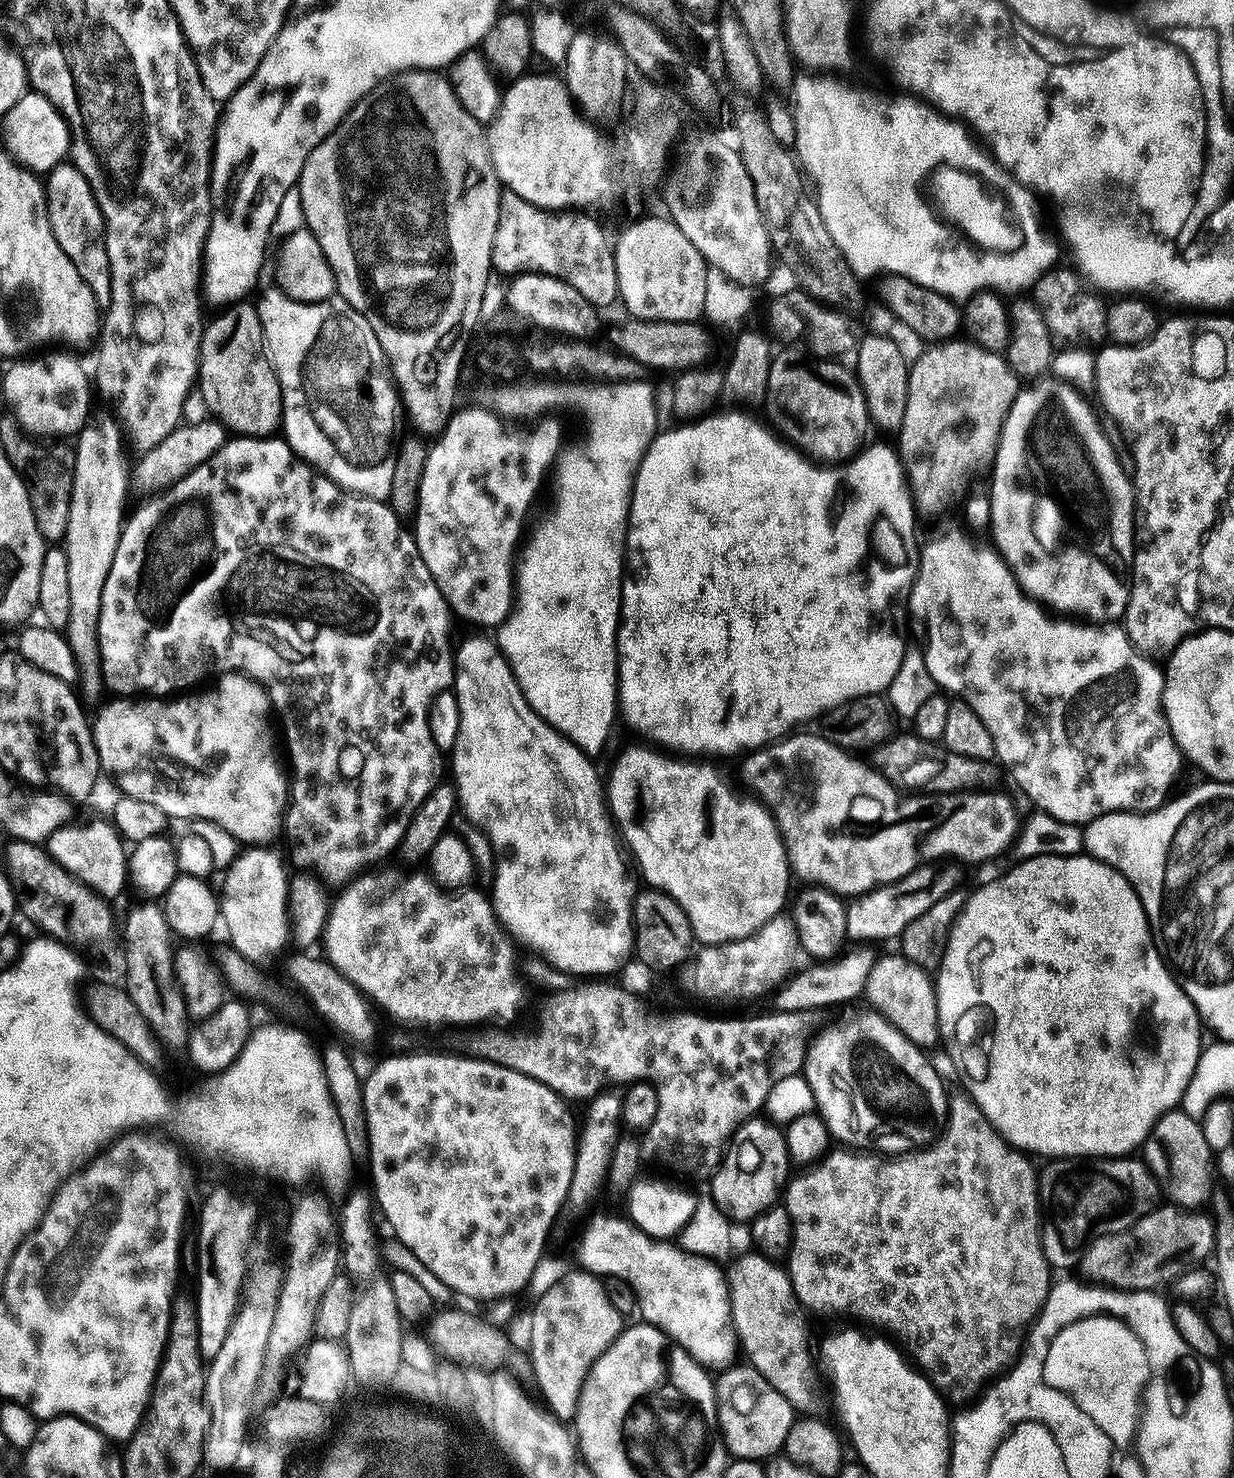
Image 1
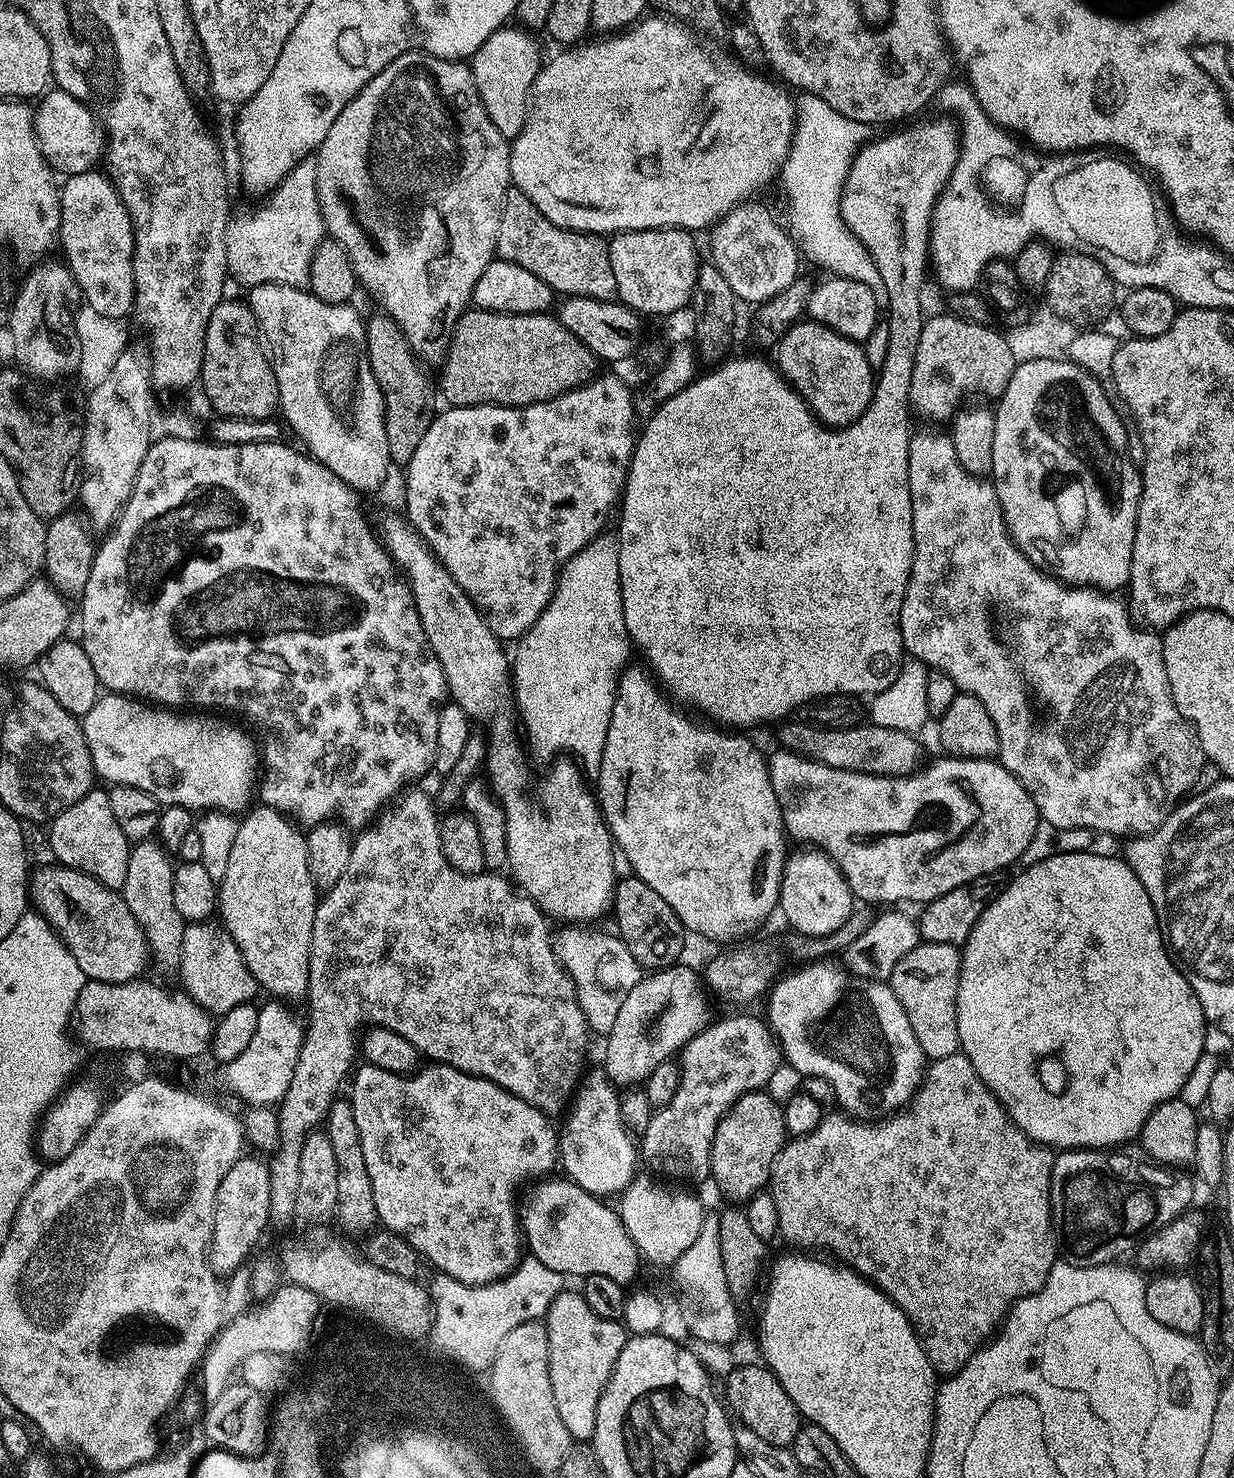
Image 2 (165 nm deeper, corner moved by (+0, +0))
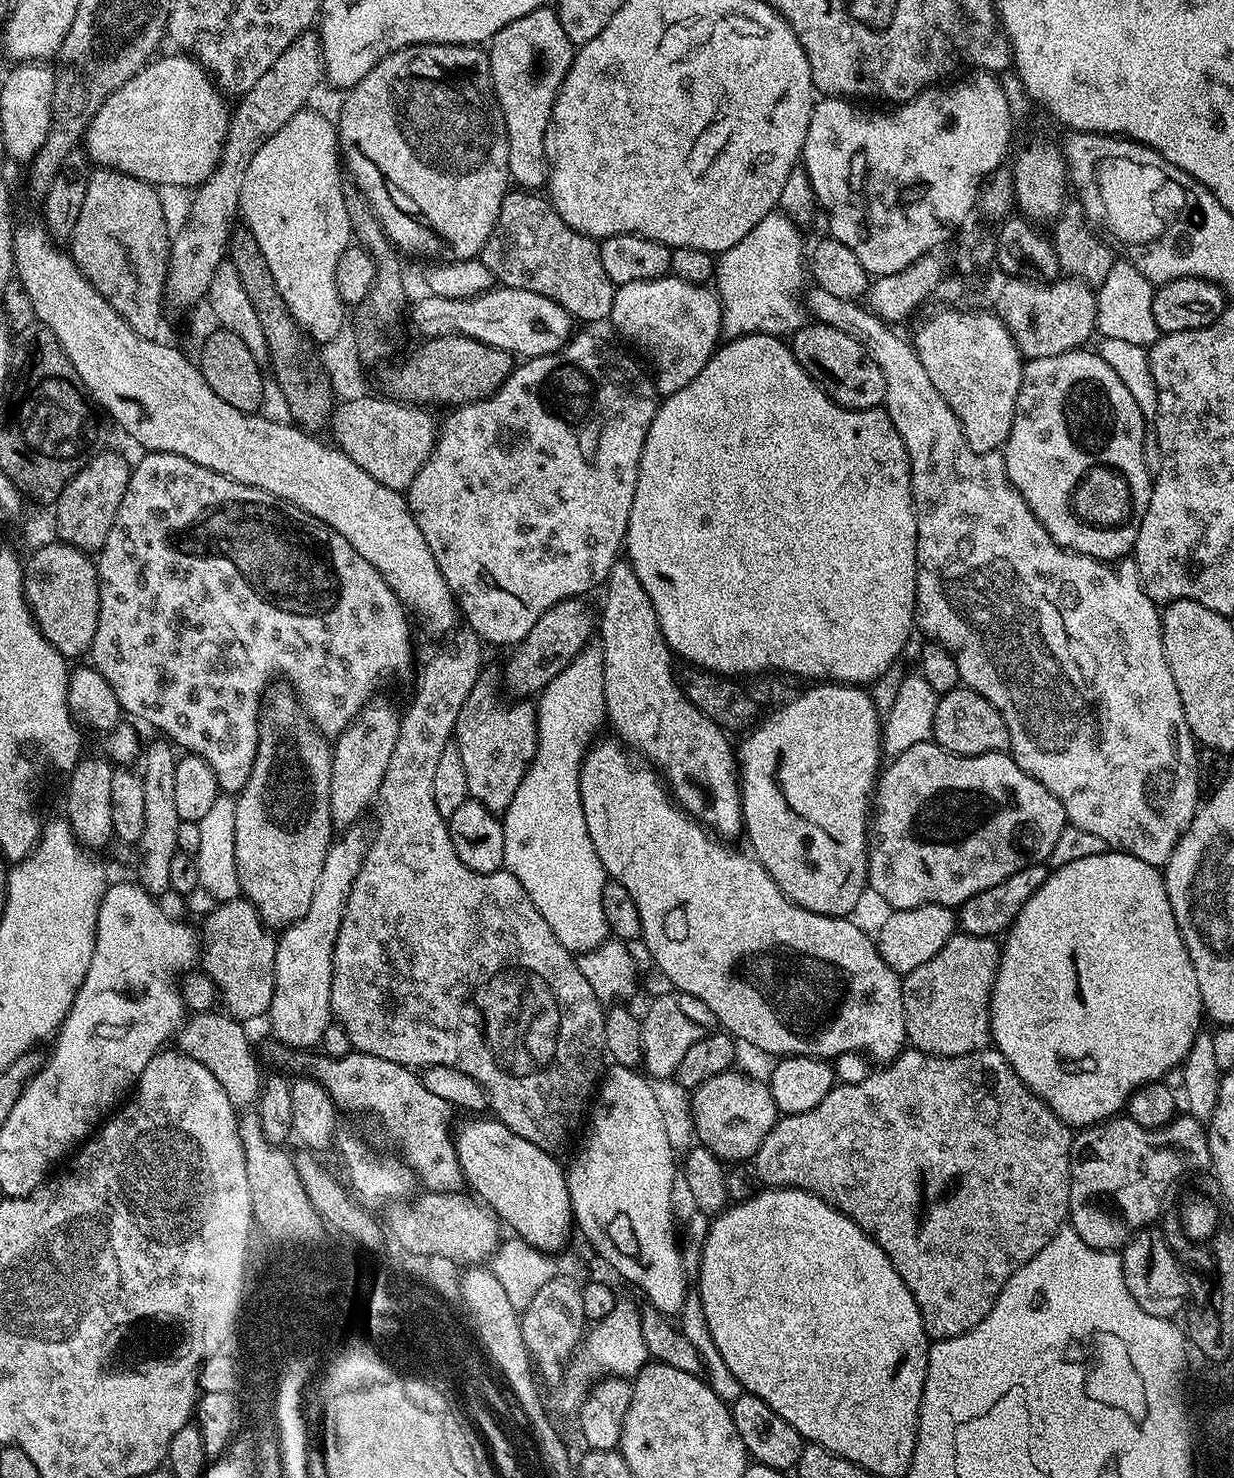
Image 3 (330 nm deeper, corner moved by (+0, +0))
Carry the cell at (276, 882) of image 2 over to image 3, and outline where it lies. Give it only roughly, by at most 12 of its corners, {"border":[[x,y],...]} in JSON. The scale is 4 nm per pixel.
{"border":[[267,689],[235,797],[243,899],[283,930],[334,839],[332,749]]}

